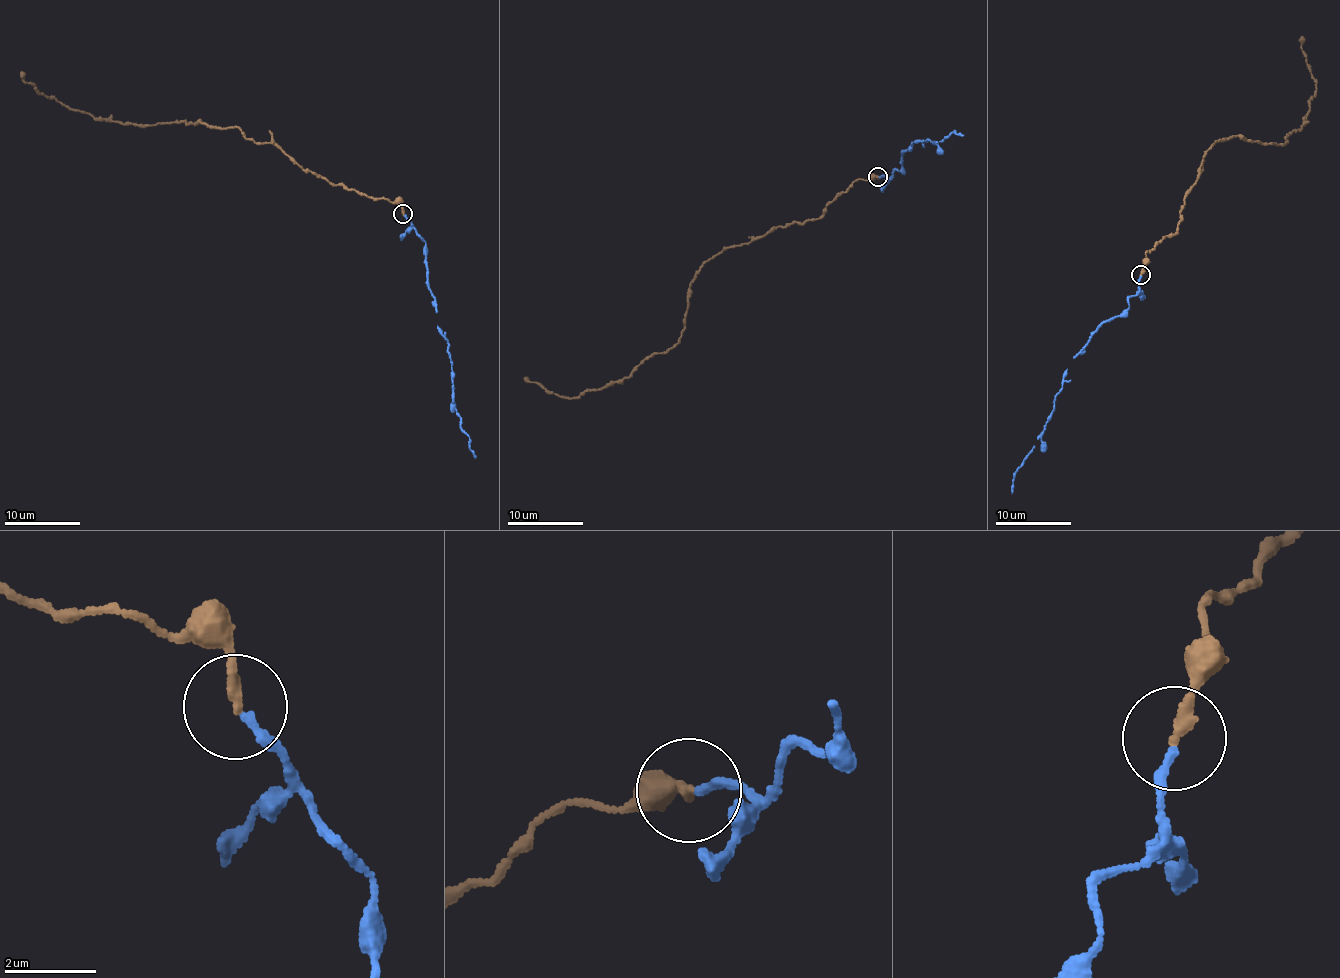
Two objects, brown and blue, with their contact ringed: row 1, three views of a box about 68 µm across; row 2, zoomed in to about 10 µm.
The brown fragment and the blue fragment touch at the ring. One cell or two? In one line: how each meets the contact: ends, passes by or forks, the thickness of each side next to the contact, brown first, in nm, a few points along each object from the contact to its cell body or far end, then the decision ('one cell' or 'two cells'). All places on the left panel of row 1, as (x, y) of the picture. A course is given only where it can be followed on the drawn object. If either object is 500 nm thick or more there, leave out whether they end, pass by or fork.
brown ends; blue ends; calibres 260 and 190 nm; course brown (402, 214), (400, 204), (304, 171), (274, 143), (249, 140), (237, 128), (99, 121), (45, 96), (20, 71); course blue (404, 214), (426, 244), (426, 263), (440, 332), (449, 345), (453, 402), (469, 441), (469, 450), (475, 457); one cell

